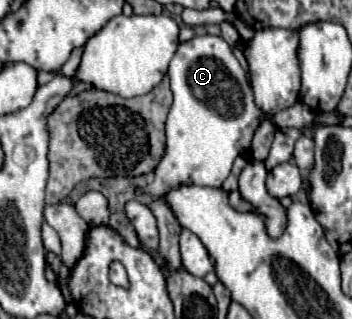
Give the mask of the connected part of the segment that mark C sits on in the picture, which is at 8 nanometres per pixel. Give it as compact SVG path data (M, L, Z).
M194 35L190 41L180 43L176 55L168 67L170 89L174 93L174 103L170 107L166 119L166 153L156 167L156 179L152 185L144 189L136 189L136 195L148 193L156 199L164 199L172 189L180 185L204 185L204 187L220 187L224 179L230 175L232 161L248 153L250 141L258 125L266 119L266 115L254 105L252 87L246 79L246 71L238 63L232 53L232 47L216 35Z

